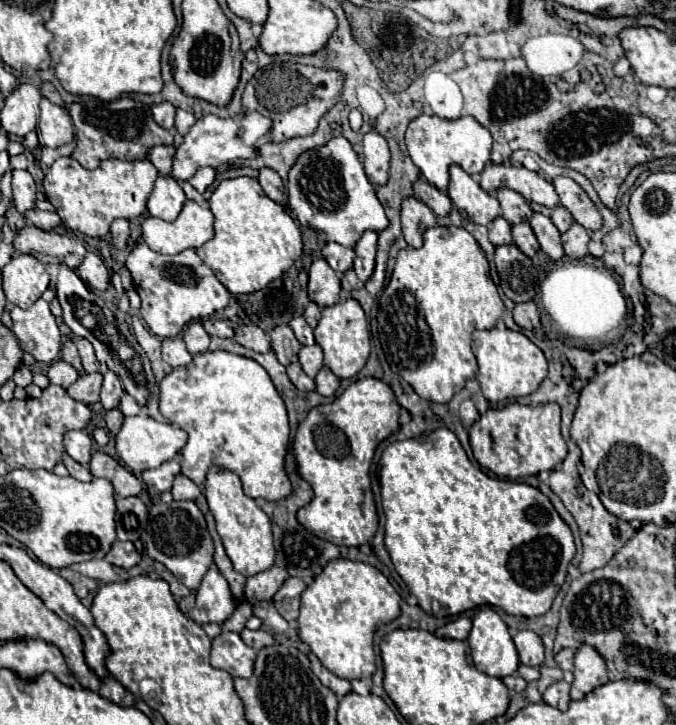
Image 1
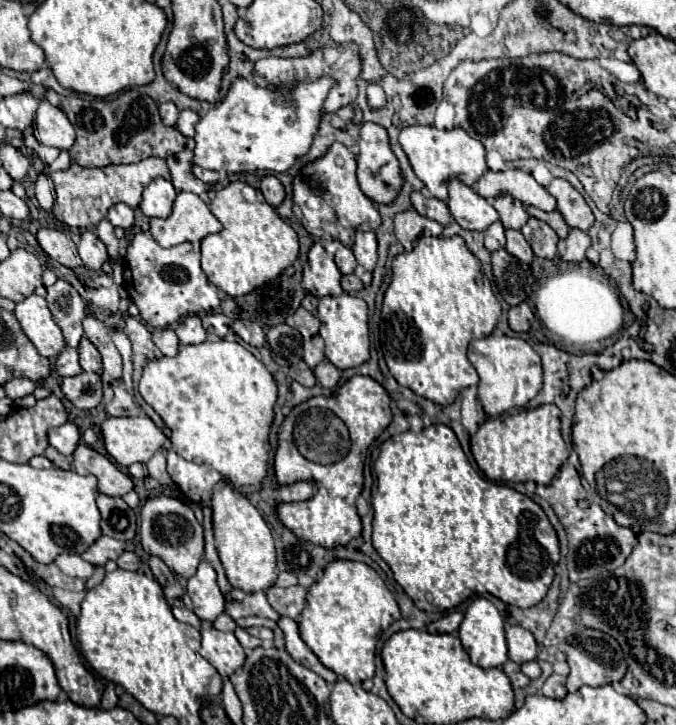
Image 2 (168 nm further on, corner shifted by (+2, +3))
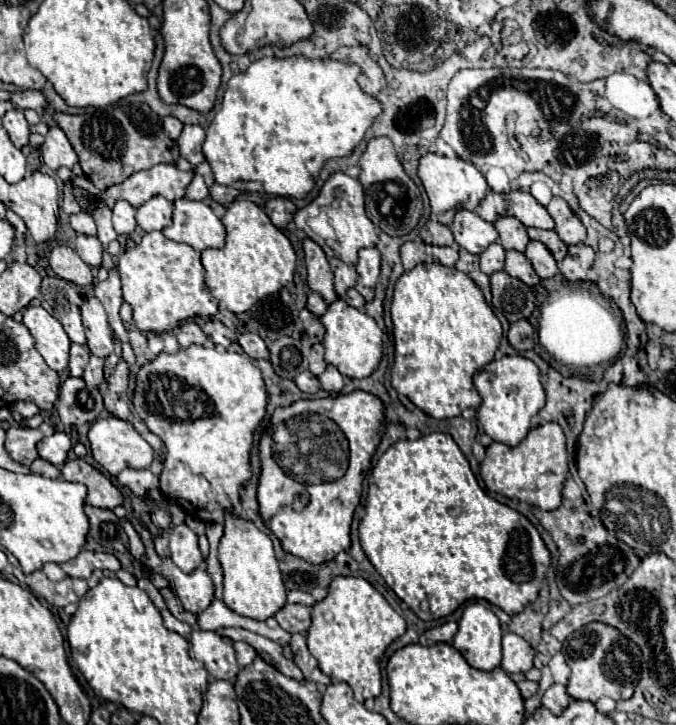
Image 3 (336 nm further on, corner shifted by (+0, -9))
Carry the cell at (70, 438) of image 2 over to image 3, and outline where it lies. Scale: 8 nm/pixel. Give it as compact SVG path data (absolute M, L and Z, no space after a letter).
M54 432L46 440L38 442L38 456L48 460L54 466L62 466L68 458L70 448L72 448L70 438L64 432Z

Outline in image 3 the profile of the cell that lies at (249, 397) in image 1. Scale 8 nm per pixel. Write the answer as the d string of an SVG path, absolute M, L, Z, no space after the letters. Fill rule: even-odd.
M192 344L190 348L180 348L176 354L166 354L166 352L160 352L154 360L150 360L148 364L144 364L138 374L136 374L136 388L134 388L134 398L132 398L132 404L134 404L134 410L138 412L138 416L142 418L142 422L150 428L152 434L156 434L164 446L166 446L166 454L164 454L164 470L160 474L160 490L166 498L170 498L172 502L180 504L180 508L190 514L192 518L196 520L202 520L202 522L218 522L218 524L224 524L224 514L230 512L230 510L240 510L240 496L238 496L238 488L250 478L250 448L252 448L252 436L254 436L254 430L258 428L258 424L262 422L264 414L266 414L266 390L264 390L264 380L262 380L262 374L260 370L248 360L248 356L244 354L236 354L236 352L218 352L216 348L204 348L204 346L196 346ZM180 402L186 404L186 414L178 414L178 408L184 408L184 406L178 406Z

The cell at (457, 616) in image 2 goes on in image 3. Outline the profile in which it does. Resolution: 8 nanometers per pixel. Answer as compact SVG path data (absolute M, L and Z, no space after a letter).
M444 622L444 624L436 626L436 628L426 630L426 632L420 636L418 642L420 642L422 646L432 646L432 644L438 644L438 642L448 642L448 644L450 644L456 632L458 632L458 624L456 624L456 622Z

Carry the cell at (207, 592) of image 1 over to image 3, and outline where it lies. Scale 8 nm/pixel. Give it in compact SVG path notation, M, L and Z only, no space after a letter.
M148 528L140 530L140 540L142 540L144 552L146 552L144 564L170 582L172 592L180 598L182 606L188 612L202 614L214 600L214 584L212 584L212 578L208 576L208 572L198 568L190 574L184 574L170 558L158 556L154 550L154 540L152 540L152 534Z

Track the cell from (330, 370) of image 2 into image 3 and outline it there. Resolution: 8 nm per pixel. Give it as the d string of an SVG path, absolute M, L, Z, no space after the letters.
M328 366L326 372L324 372L318 380L320 380L322 388L324 388L326 392L330 392L330 394L338 394L338 392L342 390L342 386L344 386L344 376L342 376L342 374L338 372L338 368L334 368L334 366Z

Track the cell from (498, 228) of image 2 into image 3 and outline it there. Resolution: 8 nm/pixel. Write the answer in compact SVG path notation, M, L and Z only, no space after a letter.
M496 242L496 244L490 244L482 254L480 254L480 270L484 274L494 274L498 270L504 268L504 248Z

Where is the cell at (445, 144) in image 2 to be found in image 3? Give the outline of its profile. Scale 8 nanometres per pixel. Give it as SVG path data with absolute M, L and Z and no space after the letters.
M428 152L426 156L420 158L418 176L424 184L428 198L430 198L432 214L438 218L440 224L446 224L446 226L452 224L452 218L458 212L456 208L476 210L476 206L480 204L480 200L488 192L488 184L484 180L484 176L478 172L478 168L462 158L446 158L446 156L438 156L438 154Z

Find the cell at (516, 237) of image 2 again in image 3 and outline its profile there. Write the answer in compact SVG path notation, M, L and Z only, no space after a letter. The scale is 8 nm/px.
M508 250L506 252L506 268L504 268L510 276L522 280L524 284L528 286L536 286L540 282L538 274L534 272L530 260L522 254L522 252L516 252L516 250Z

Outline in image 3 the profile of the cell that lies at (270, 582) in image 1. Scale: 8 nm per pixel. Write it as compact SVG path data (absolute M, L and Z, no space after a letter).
M290 590L288 592L288 604L304 604L304 606L314 606L316 600L306 594L306 592L300 592L300 590Z

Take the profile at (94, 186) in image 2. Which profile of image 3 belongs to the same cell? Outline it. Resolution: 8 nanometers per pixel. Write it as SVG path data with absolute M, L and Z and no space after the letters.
M156 164L148 170L136 172L122 184L116 184L104 192L104 200L112 208L116 200L128 200L134 208L142 206L154 196L164 196L174 202L184 196L194 172L182 172L174 164Z

